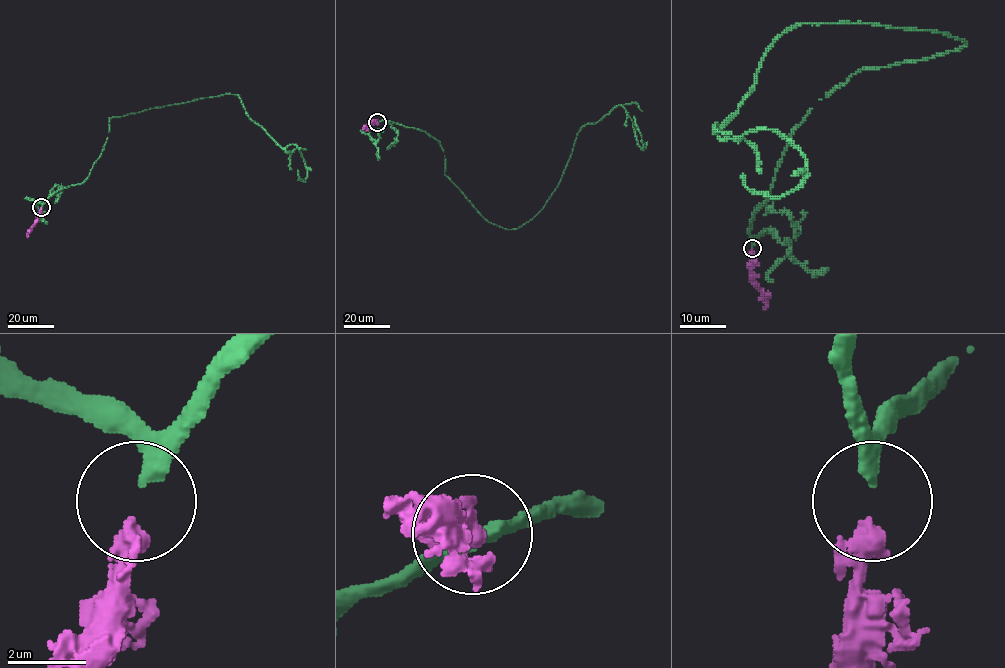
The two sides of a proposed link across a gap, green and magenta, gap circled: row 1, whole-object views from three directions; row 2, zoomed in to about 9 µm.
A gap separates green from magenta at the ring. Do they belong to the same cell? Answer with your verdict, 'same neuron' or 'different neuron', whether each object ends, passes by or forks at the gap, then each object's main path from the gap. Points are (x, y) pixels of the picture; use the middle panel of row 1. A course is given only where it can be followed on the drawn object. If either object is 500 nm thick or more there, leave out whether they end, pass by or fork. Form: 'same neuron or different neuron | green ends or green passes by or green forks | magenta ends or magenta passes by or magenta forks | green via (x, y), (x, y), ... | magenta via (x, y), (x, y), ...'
same neuron | green ends | magenta passes by | green via (377, 122), (435, 139), (473, 207), (515, 229), (543, 208), (583, 126), (620, 104), (642, 148), (634, 115) | magenta via (377, 122), (363, 128)

